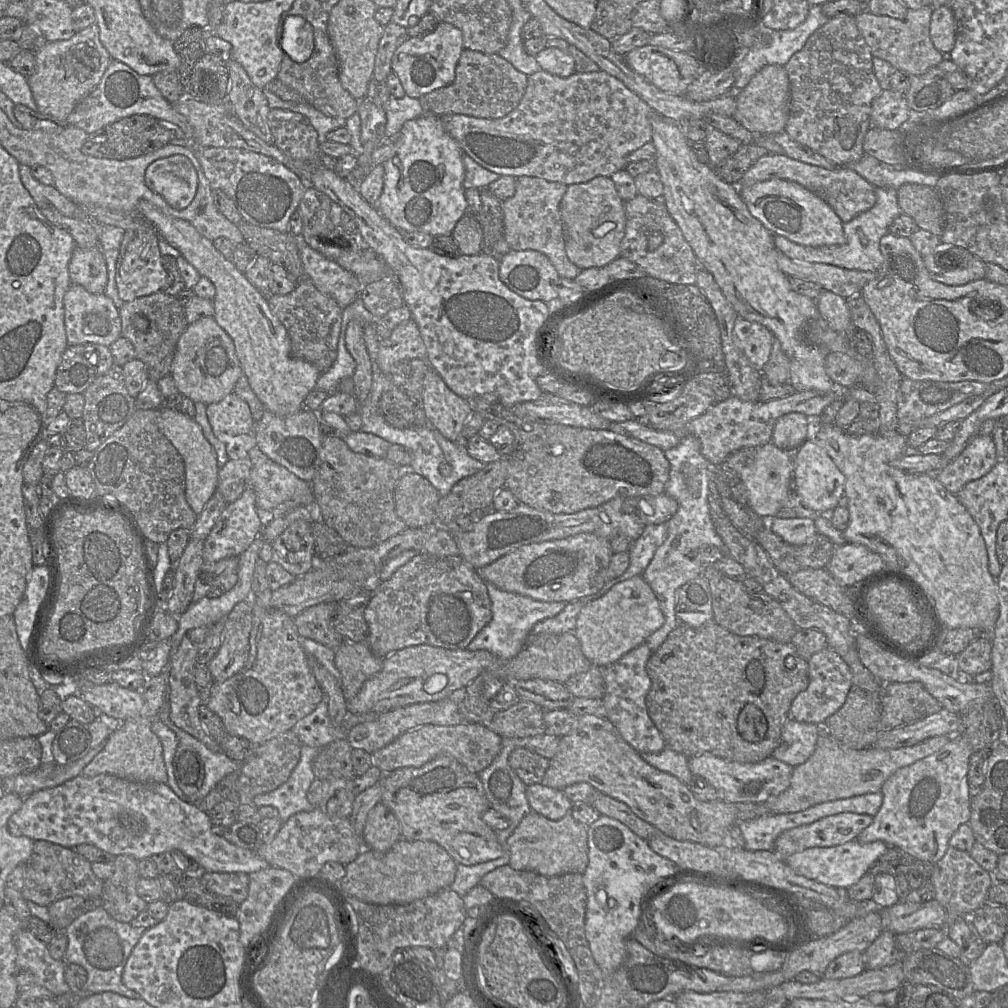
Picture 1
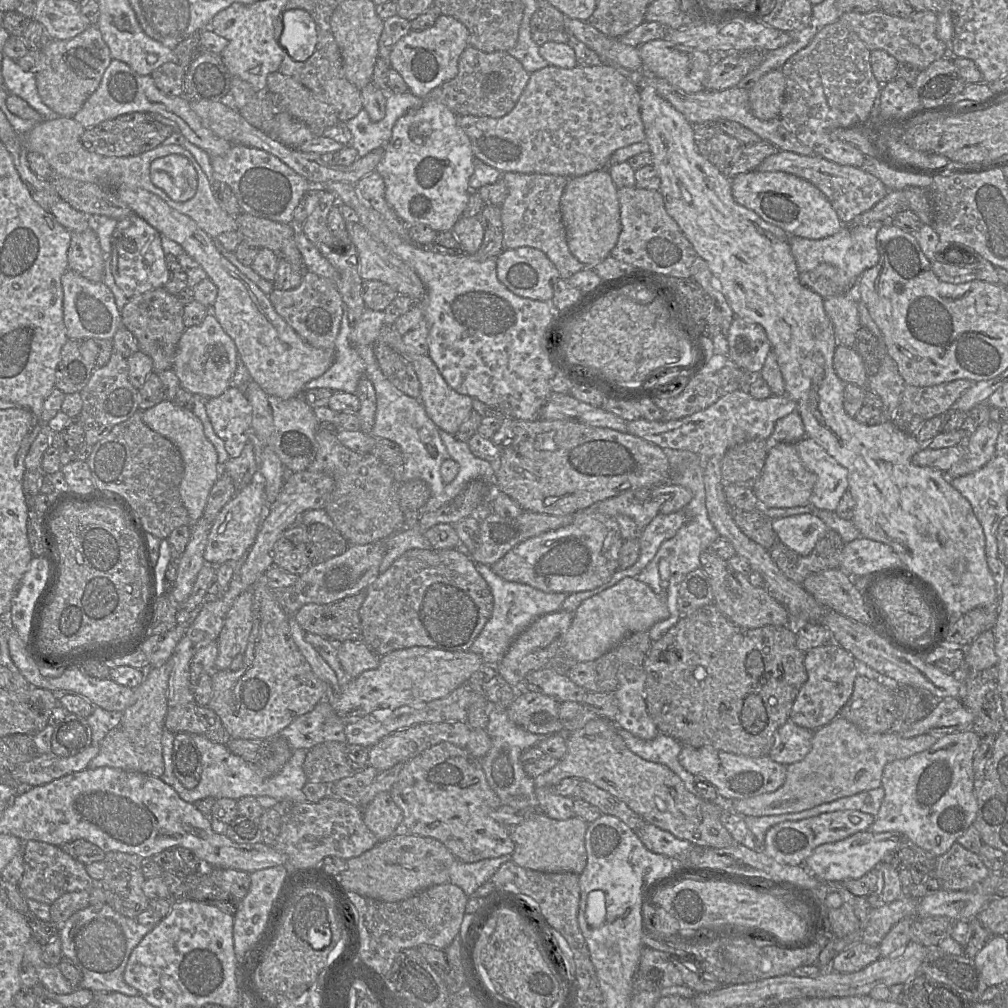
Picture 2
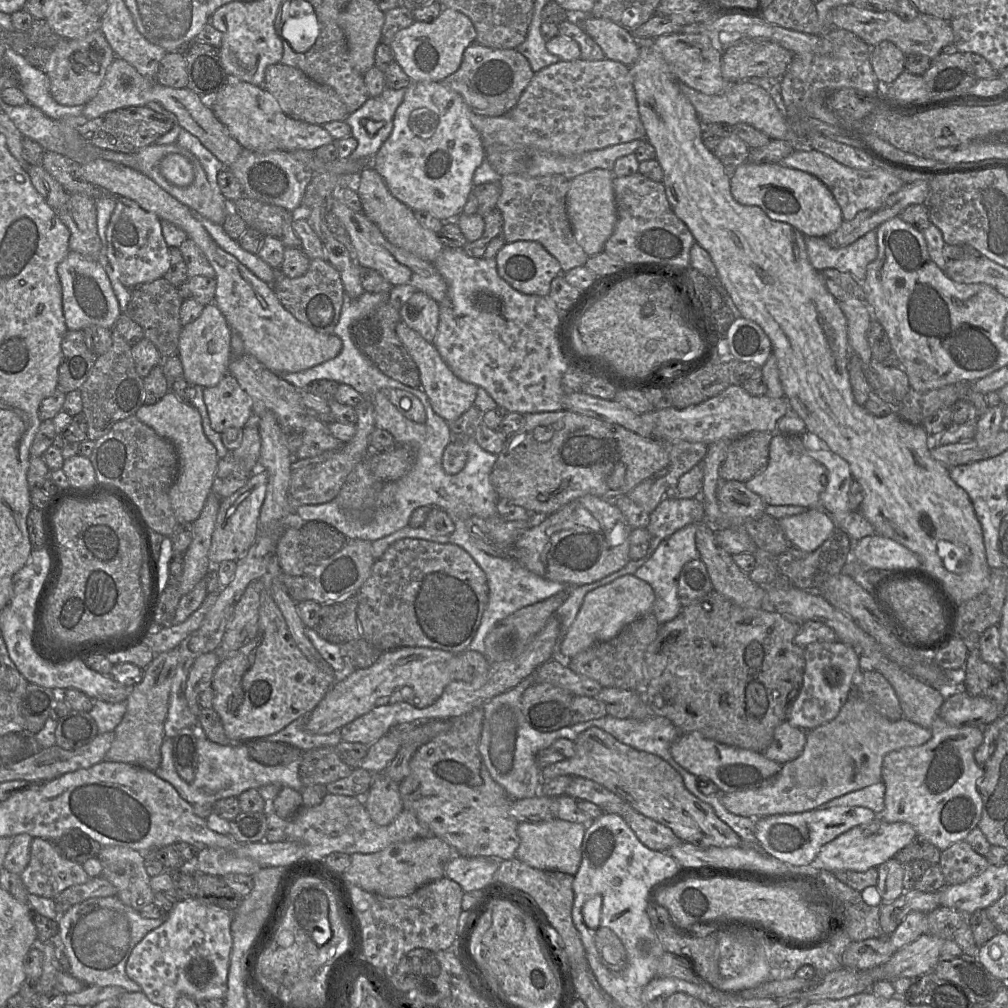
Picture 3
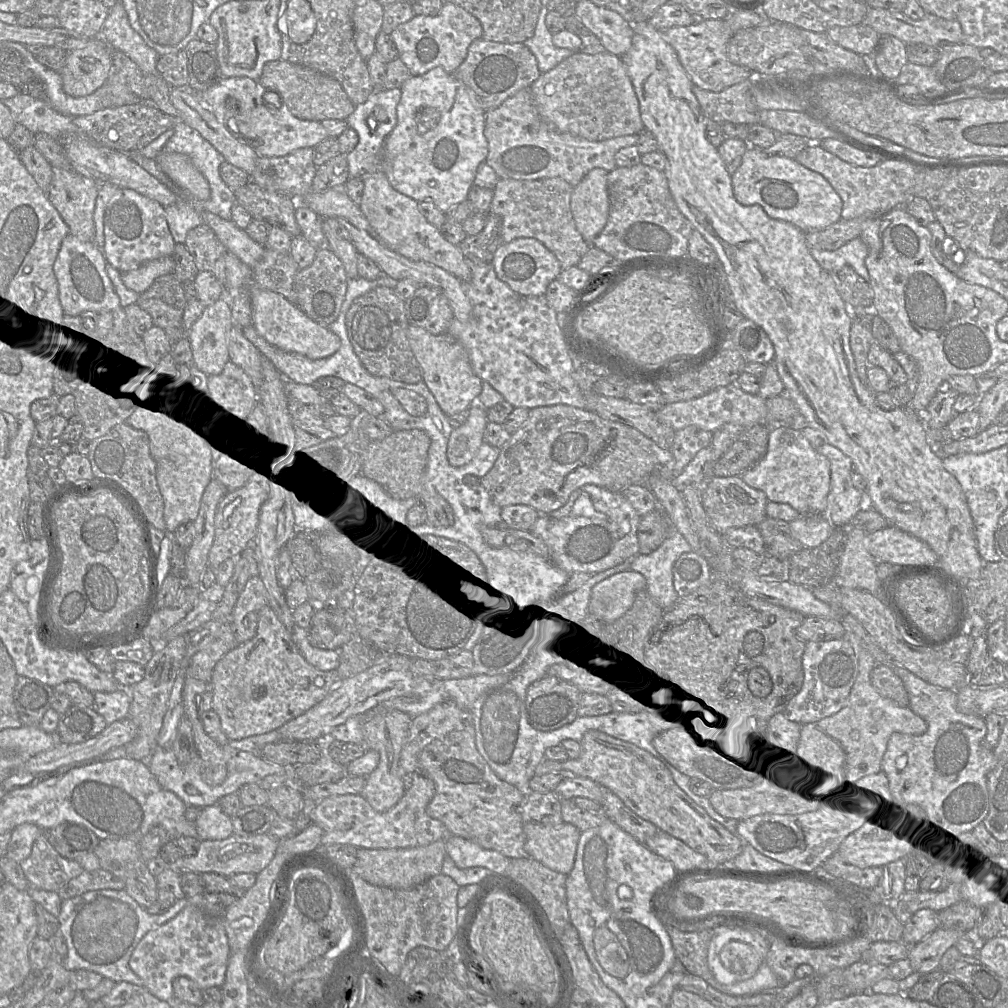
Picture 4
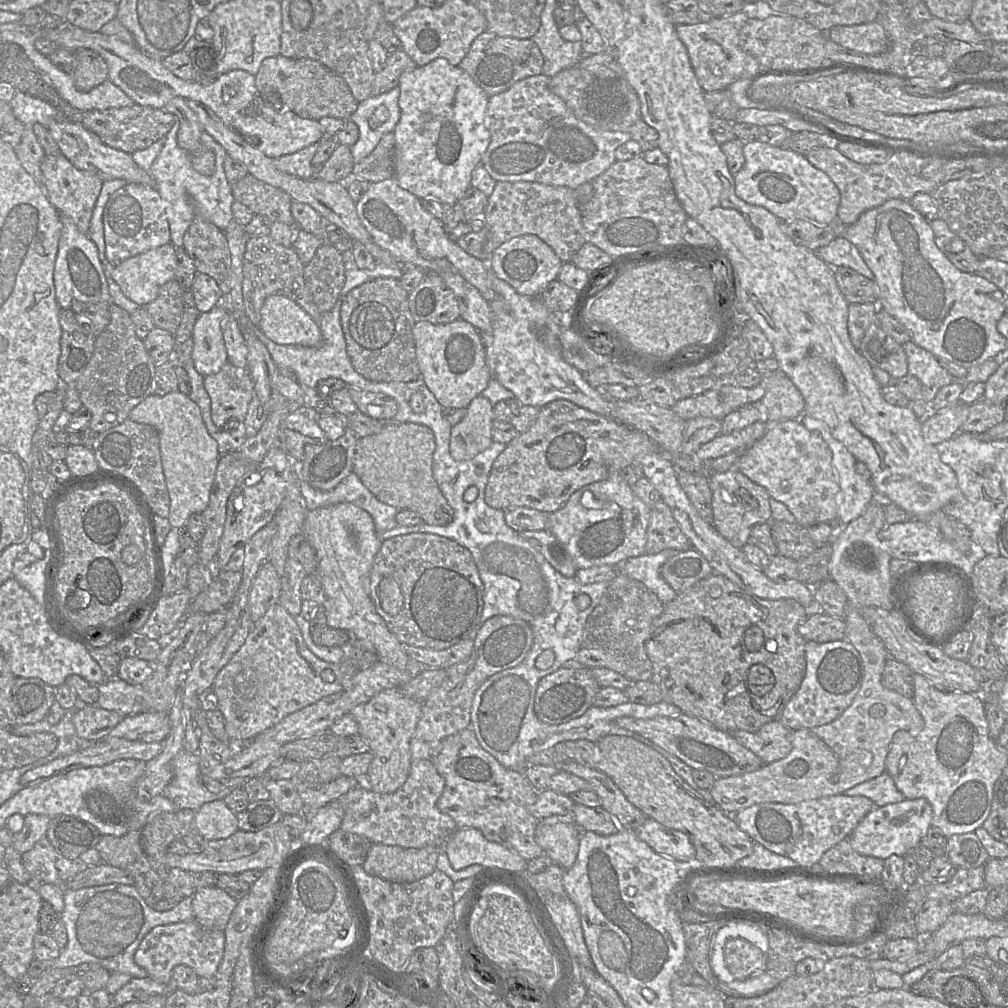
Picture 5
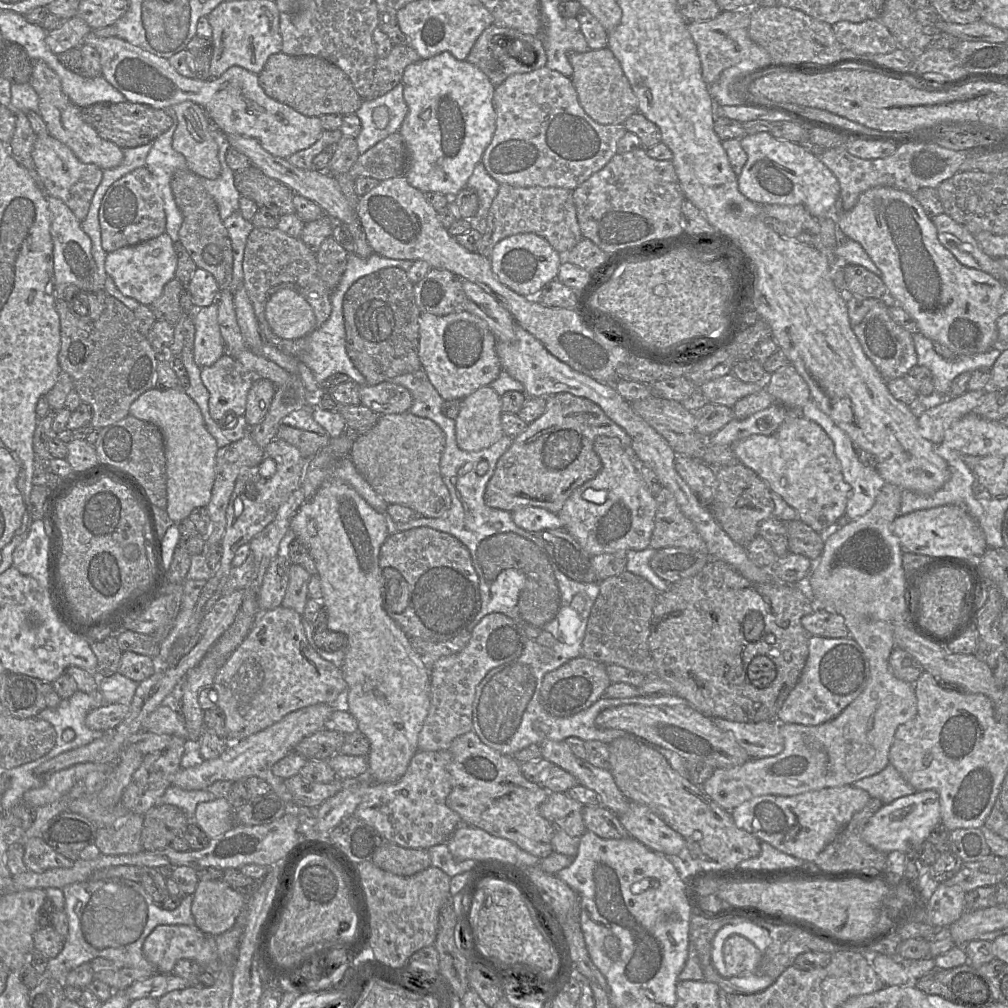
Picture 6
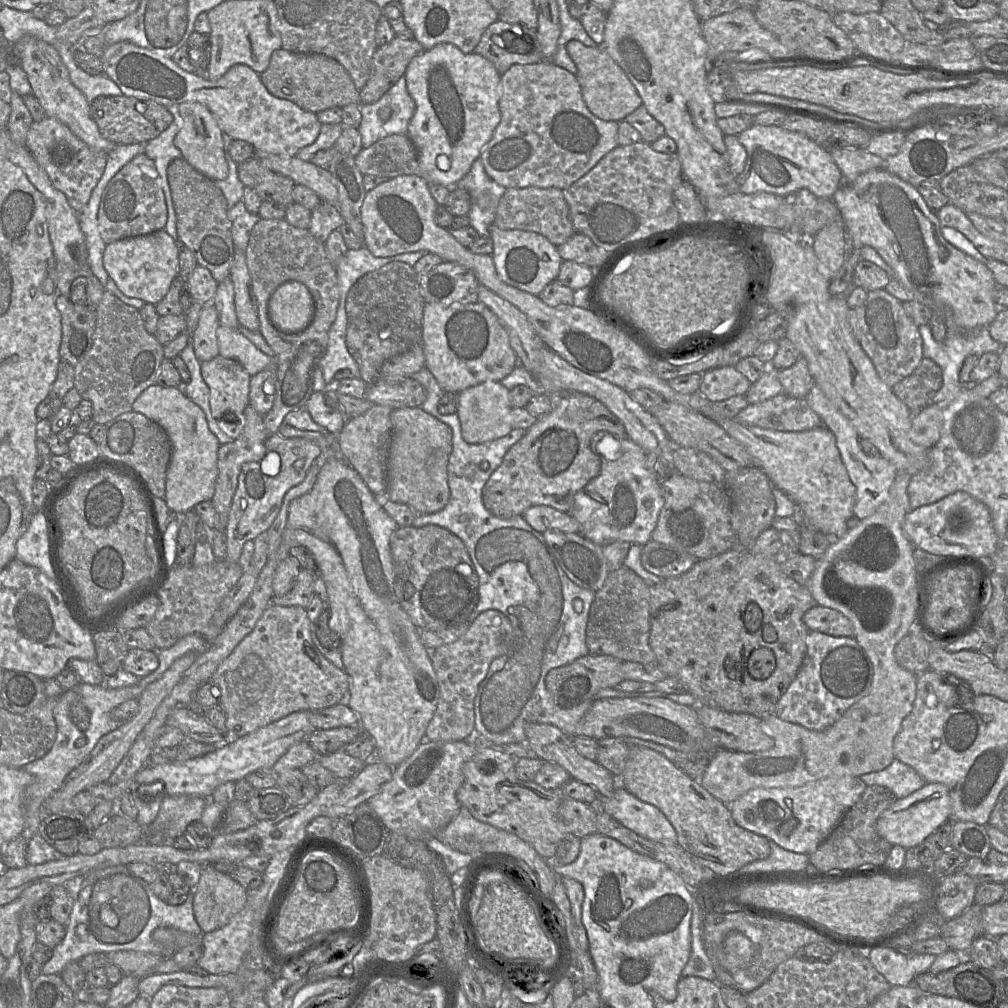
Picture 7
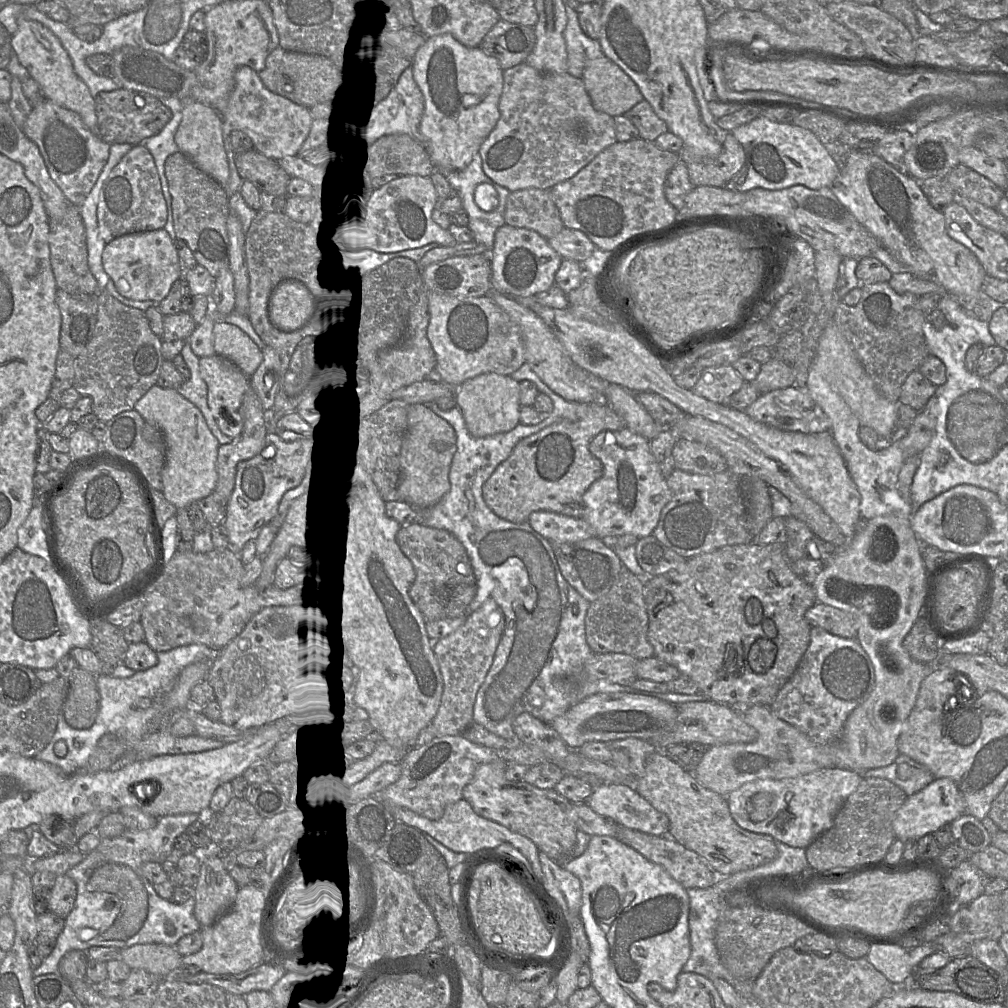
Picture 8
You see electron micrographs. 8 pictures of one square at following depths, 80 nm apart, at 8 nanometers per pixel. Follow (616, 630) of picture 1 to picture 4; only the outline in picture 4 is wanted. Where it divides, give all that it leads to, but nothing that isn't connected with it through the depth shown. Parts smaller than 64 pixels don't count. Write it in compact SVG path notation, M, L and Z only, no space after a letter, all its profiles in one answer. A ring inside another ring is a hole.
M631 570L599 582L590 595L592 618L614 624L631 608L637 593L646 590L646 585L644 576Z

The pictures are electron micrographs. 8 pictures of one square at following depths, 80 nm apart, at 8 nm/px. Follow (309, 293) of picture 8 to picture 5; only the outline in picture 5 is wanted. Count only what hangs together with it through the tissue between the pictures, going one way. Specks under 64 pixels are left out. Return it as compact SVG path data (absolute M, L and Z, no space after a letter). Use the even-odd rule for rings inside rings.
M283 295L266 298L260 310L259 329L268 339L281 345L319 347L323 341L319 323Z

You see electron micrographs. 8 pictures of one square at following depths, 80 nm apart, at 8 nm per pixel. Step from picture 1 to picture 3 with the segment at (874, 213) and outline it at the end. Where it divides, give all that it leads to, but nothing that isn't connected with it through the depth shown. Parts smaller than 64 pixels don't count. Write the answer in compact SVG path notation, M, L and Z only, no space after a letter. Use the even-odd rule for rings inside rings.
M876 229L841 248L832 248L824 237L805 236L805 245L815 270L837 269L850 273L860 282L865 279L867 265L878 254Z

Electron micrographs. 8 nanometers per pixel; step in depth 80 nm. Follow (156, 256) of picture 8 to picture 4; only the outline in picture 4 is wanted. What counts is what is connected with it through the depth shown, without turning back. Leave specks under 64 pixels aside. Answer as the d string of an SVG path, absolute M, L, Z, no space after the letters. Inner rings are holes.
M171 255L148 261L137 269L122 273L121 280L128 290L141 295L158 278L171 274L173 270L174 261Z

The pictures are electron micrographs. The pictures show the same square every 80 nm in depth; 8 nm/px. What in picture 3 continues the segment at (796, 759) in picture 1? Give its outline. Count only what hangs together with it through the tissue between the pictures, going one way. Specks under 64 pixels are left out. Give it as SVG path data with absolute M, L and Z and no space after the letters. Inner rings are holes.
M785 721L775 729L773 741L764 751L764 755L783 765L802 754L806 740L807 731Z

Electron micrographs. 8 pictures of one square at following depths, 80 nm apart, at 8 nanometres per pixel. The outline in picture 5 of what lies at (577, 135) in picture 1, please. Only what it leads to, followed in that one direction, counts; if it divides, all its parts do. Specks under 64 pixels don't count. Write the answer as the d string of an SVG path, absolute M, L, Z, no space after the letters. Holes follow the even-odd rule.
M617 63L617 77L611 81L600 81L592 73L575 65L565 69L551 77L549 83L550 90L560 97L580 120L601 130L629 132L630 127L641 118L639 98L625 78L621 68Z

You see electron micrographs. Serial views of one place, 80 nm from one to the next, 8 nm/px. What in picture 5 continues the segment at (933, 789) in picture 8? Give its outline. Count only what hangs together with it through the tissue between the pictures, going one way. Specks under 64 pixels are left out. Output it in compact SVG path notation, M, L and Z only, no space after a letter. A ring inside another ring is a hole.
M925 798L905 799L882 807L874 807L849 836L853 850L882 860L892 855L904 857L921 843L932 827L933 810Z

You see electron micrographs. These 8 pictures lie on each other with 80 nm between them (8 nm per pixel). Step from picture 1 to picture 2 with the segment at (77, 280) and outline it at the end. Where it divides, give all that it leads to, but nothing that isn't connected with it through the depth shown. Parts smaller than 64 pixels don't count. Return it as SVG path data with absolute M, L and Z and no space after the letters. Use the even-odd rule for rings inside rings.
M93 227L71 233L68 249L68 269L91 282L103 282L104 260L98 237Z

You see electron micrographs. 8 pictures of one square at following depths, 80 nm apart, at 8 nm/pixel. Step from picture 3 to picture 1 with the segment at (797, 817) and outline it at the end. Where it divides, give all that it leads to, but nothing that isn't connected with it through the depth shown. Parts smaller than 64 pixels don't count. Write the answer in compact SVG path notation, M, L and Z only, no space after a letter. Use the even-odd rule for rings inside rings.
M843 812L784 831L774 850L781 858L814 847L831 847L853 841L873 822L866 814Z

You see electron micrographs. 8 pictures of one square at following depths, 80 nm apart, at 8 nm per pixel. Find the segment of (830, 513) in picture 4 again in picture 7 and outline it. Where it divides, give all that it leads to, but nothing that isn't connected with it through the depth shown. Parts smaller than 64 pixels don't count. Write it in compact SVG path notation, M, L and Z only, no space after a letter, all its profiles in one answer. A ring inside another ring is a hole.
M814 384L806 397L808 406L821 418L822 423L835 436L836 445L849 478L856 487L854 516L864 519L875 513L888 496L889 488L894 482L898 470L889 460L879 456L869 456L863 452L859 443L859 435L850 422Z

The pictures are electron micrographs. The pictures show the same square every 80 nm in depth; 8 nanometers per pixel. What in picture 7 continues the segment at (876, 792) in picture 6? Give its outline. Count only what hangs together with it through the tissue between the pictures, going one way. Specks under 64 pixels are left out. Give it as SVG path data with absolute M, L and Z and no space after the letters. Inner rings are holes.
M896 758L885 769L859 777L867 786L879 785L889 789L897 799L912 794L926 784L912 767Z

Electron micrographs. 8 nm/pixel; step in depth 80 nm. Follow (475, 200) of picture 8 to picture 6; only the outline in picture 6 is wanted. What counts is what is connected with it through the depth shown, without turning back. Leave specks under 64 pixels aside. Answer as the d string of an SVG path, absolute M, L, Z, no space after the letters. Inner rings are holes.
M481 162L476 164L473 173L467 181L466 187L475 190L478 196L477 213L469 219L470 229L477 230L482 235L486 230L486 218L492 201L498 193L499 185L500 184L487 173Z

